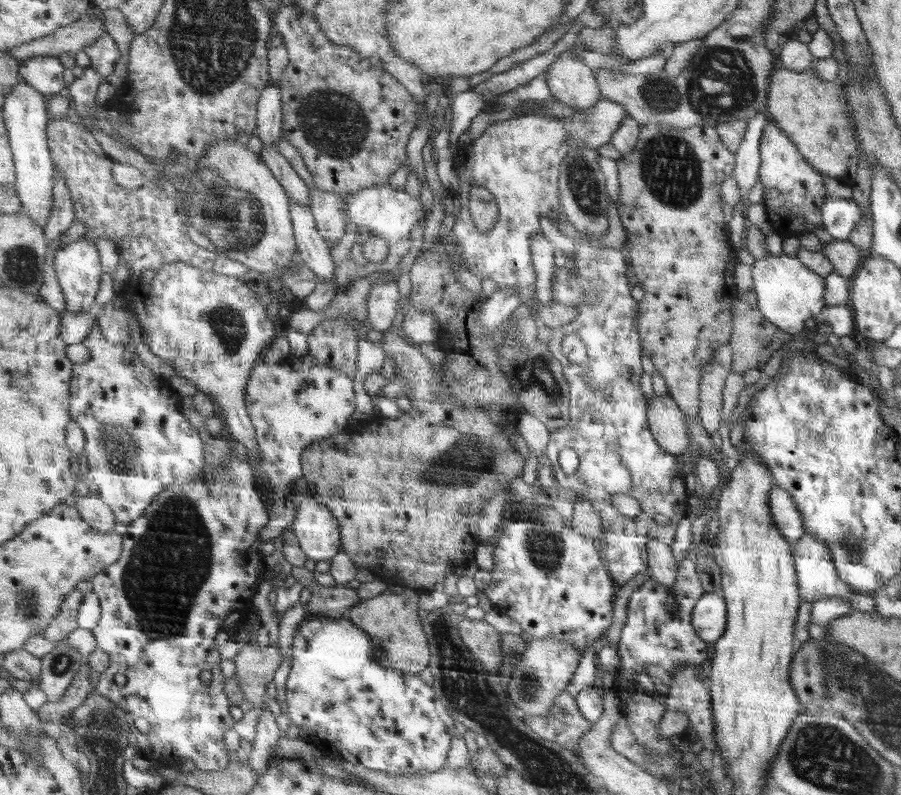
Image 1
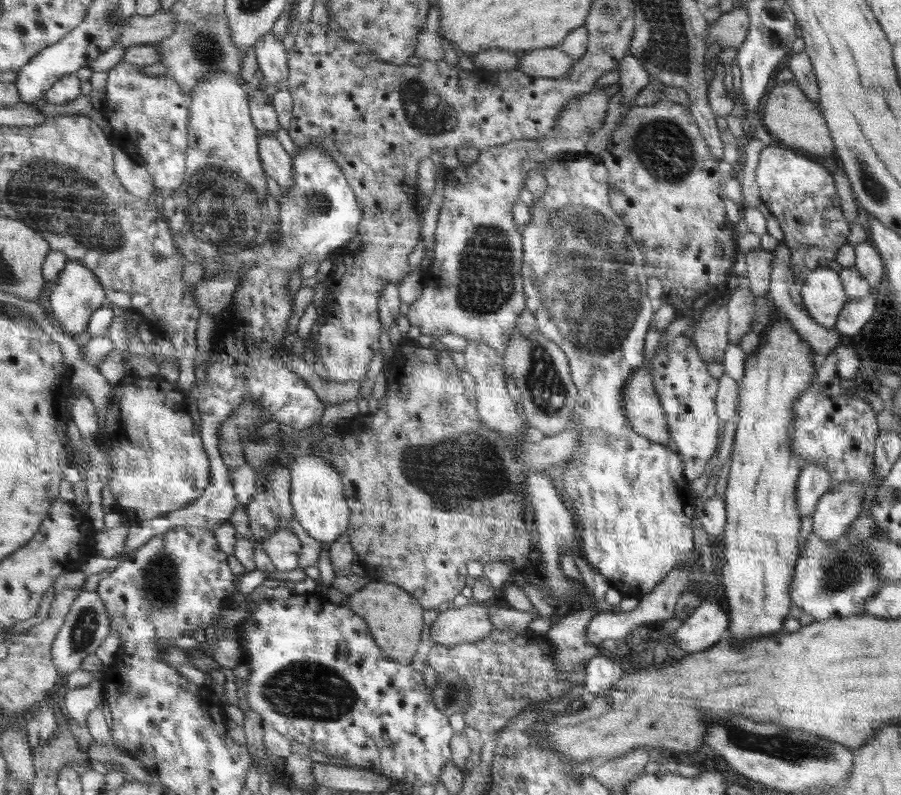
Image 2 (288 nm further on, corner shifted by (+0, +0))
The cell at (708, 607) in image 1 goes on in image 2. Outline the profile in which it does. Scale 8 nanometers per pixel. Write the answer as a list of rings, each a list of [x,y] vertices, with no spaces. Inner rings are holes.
[[[707,596],[691,616],[677,628],[675,638],[685,648],[685,652],[703,652],[713,648],[729,630],[729,616],[719,608],[719,604]]]

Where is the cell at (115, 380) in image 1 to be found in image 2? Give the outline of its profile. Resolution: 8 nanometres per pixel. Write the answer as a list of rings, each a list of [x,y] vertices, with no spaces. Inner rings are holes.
[[[131,370],[125,374],[121,384],[111,384],[111,394],[103,412],[97,410],[99,434],[95,440],[103,454],[109,456],[109,490],[113,494],[113,504],[123,510],[121,516],[129,524],[153,520],[165,514],[177,514],[177,510],[193,506],[205,494],[205,488],[211,482],[213,470],[211,458],[205,452],[203,432],[191,420],[187,396],[175,388],[175,384],[169,384],[163,378],[141,378],[135,374],[135,370]]]

